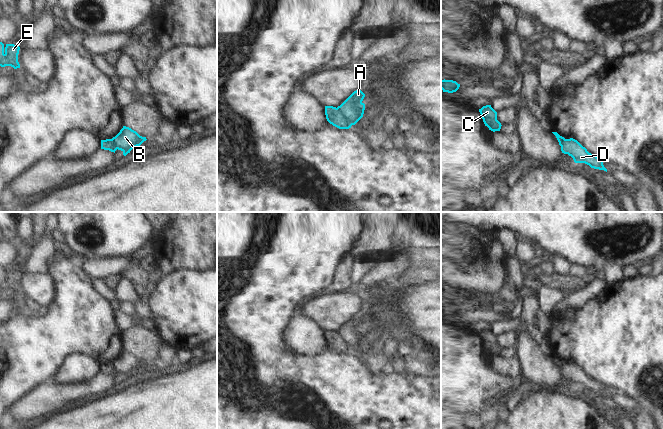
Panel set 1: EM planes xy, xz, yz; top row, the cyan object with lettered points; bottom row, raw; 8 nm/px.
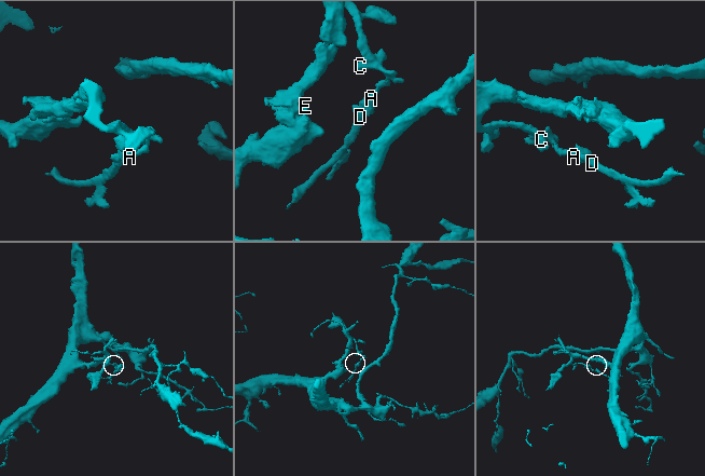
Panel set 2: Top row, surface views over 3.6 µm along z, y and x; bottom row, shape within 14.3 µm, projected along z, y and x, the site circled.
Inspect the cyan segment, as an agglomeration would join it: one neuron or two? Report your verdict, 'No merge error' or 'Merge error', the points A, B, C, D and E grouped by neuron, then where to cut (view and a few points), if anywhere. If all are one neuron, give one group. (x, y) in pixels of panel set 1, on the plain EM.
Merge error. Groups: A B C E / D. Split along xz (337, 331), (351, 349)

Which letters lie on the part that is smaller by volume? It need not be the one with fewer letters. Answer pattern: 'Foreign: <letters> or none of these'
Foreign: D

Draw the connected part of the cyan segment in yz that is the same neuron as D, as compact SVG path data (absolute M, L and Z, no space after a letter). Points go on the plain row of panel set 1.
M570 362L561 369L561 375L571 380L575 387L585 387L591 392L604 394L607 393L603 389L603 385L596 379L591 378L577 364Z

